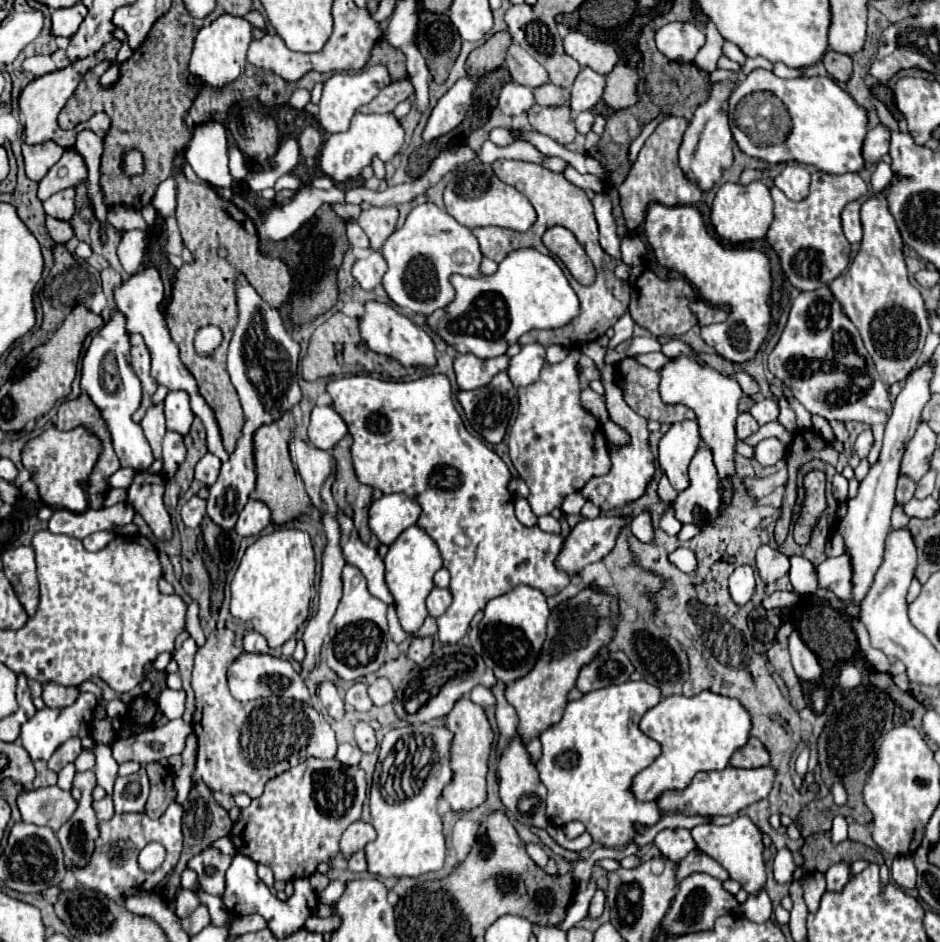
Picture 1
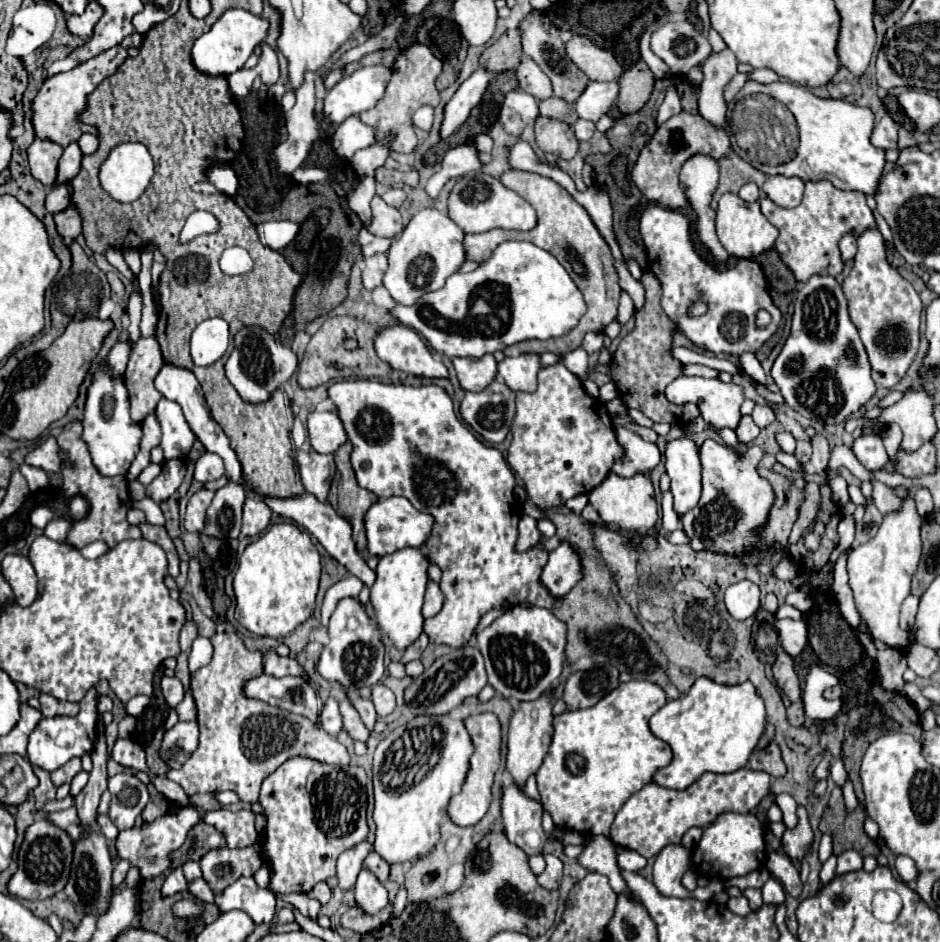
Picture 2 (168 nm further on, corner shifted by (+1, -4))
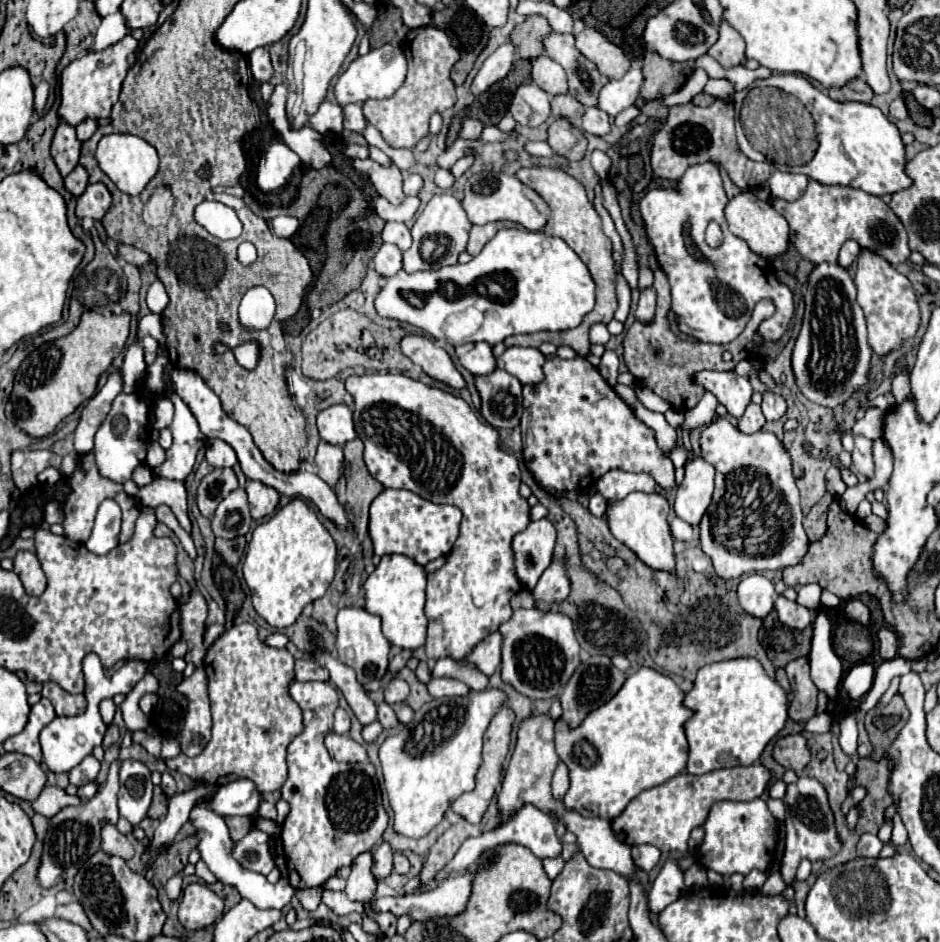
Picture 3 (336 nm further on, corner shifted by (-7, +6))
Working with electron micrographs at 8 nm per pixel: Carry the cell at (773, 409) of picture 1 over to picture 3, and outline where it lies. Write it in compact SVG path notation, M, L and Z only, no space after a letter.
M764 392L762 412L764 412L766 420L778 420L778 418L782 418L786 414L786 400L780 394Z

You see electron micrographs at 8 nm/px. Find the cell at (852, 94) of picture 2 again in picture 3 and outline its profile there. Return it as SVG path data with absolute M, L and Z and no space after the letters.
M862 78L848 82L848 86L844 86L844 88L828 90L828 96L836 102L864 102L864 104L868 104L874 98L872 88Z

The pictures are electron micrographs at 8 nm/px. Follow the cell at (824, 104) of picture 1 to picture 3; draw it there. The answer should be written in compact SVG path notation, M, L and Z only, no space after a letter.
M772 74L770 78L758 79L748 88L736 92L732 102L736 113L740 112L738 120L742 124L742 132L738 134L744 134L738 138L738 146L750 160L768 162L782 172L806 174L808 178L826 186L852 186L872 196L894 194L912 186L912 180L904 170L906 152L900 132L876 106L862 102L834 102L798 74Z

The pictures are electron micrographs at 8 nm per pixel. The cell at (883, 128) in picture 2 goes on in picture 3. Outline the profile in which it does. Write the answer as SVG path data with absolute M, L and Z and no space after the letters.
M894 98L892 100L892 104L890 104L890 114L894 116L894 118L898 118L898 120L904 120L904 118L908 118L908 108L906 108L906 104L904 104L904 98Z

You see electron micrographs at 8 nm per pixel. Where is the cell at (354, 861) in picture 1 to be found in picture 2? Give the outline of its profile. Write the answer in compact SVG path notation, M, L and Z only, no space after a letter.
M372 850L368 856L366 856L366 860L364 860L364 864L362 864L362 868L366 868L366 870L370 870L380 882L384 882L386 878L388 878L388 874L390 874L390 866Z

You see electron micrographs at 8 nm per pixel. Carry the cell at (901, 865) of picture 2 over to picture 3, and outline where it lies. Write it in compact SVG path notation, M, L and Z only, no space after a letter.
M898 812L895 814L893 822L894 826L892 830L891 841L895 846L899 846L907 842L908 834Z

